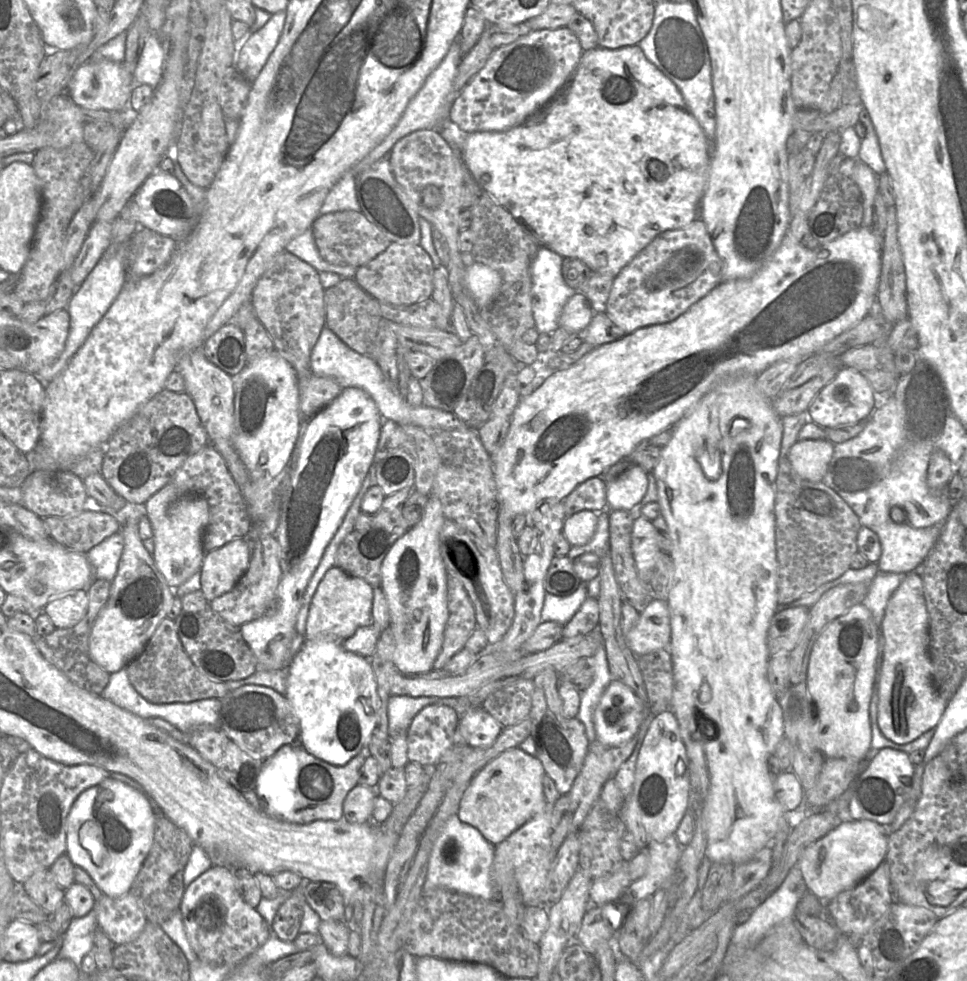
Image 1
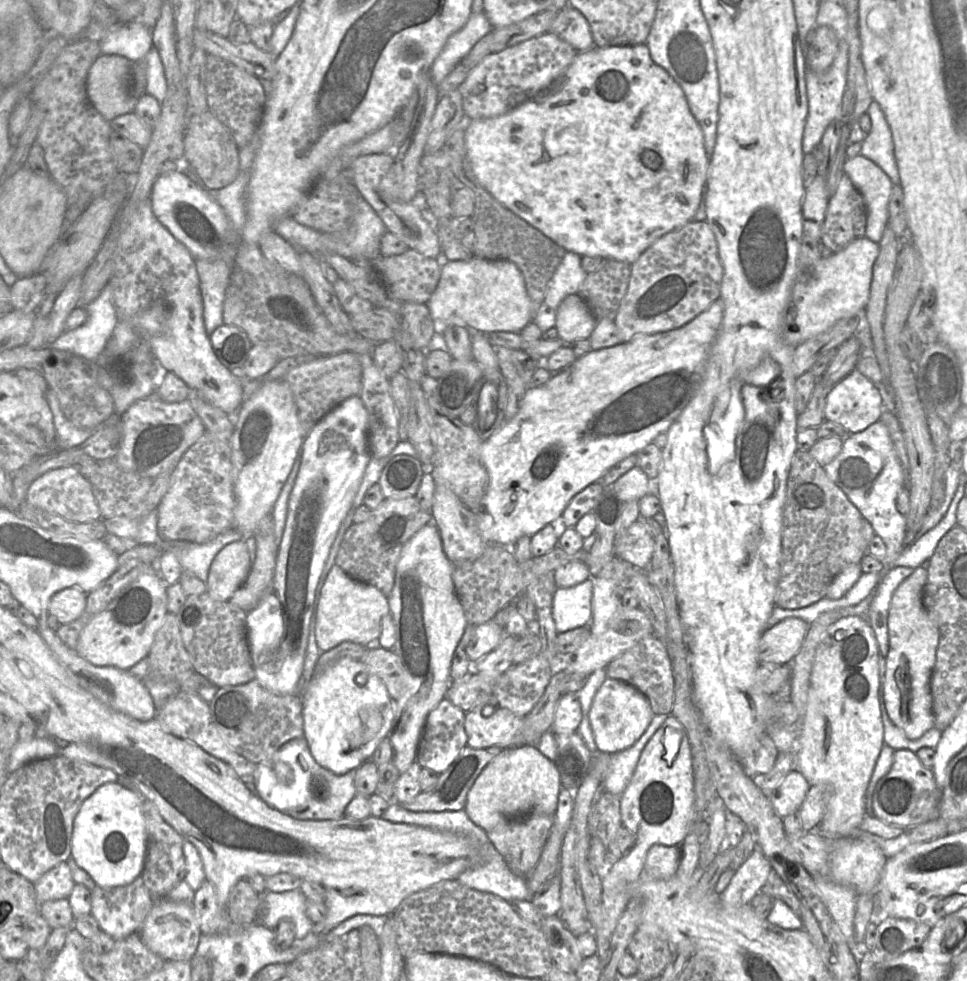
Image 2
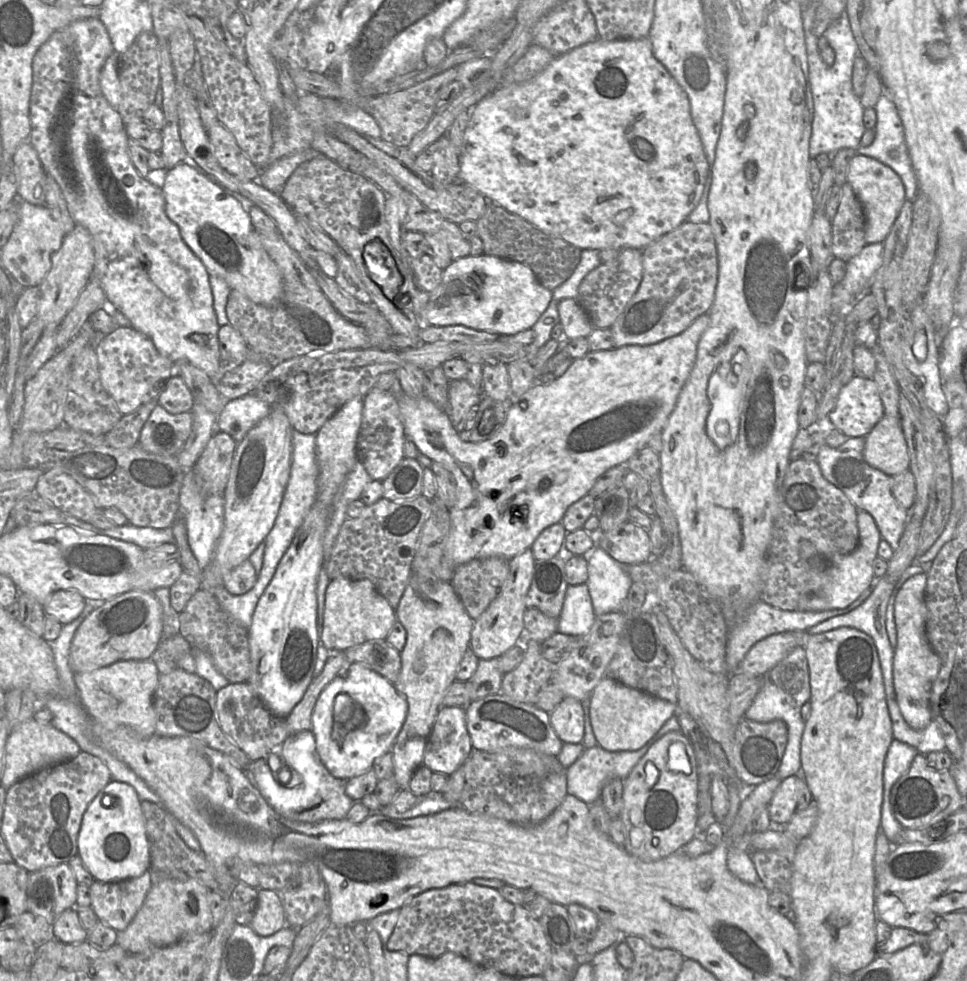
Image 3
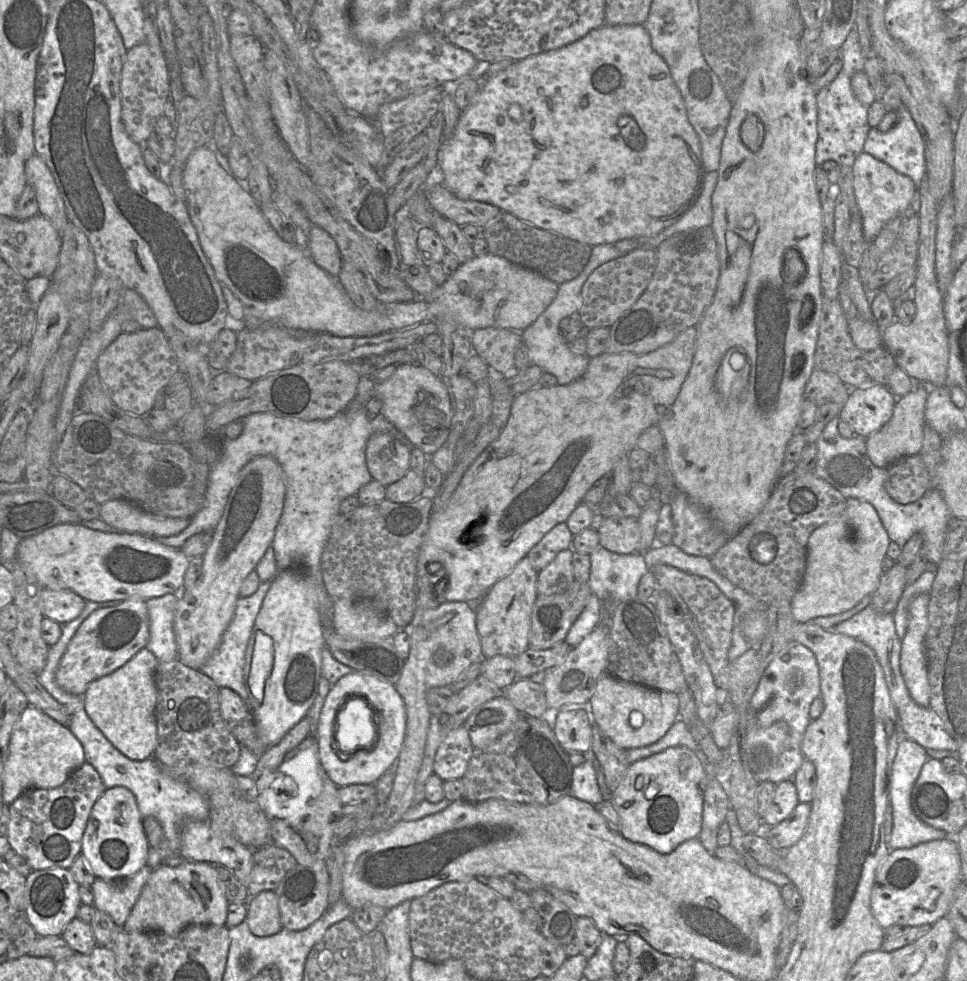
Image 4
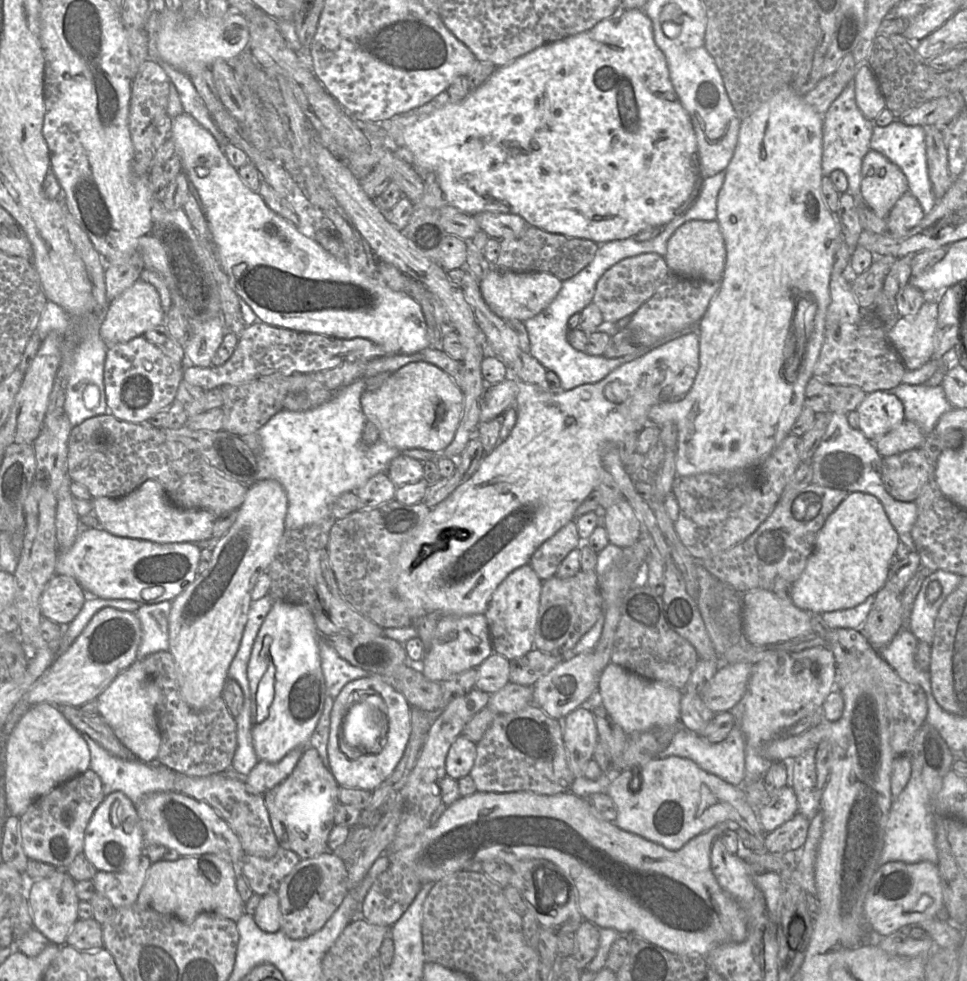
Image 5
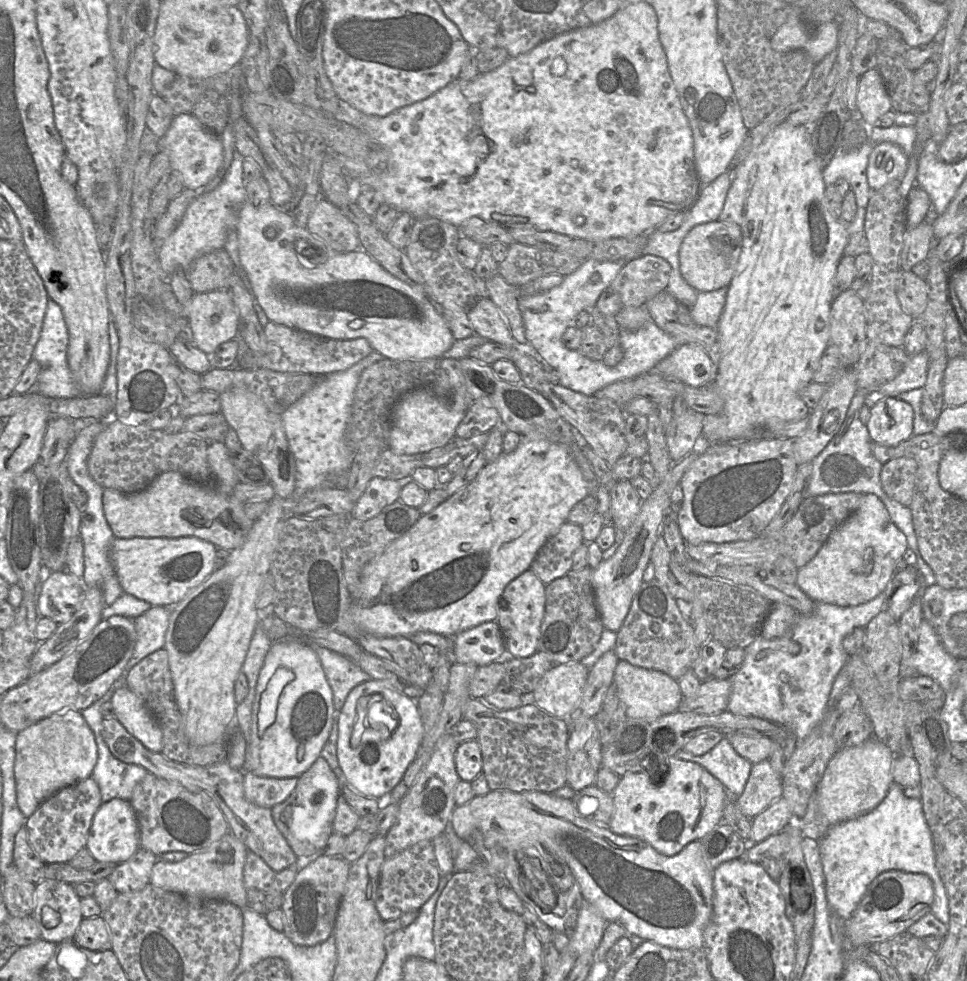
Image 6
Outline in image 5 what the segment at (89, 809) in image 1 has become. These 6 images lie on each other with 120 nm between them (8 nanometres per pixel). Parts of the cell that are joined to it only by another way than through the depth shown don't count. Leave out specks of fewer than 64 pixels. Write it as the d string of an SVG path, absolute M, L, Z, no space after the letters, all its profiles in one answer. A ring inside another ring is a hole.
M121 791L105 796L85 831L83 853L98 871L121 872L144 853L140 818L133 802Z

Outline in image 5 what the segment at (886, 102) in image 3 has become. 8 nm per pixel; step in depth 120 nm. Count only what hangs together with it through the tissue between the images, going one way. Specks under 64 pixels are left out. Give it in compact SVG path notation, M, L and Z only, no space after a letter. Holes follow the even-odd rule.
M898 119L884 127L874 125L870 149L880 152L902 170L908 181L909 192L918 199L925 215L929 214L937 199L928 175L925 127L906 125Z

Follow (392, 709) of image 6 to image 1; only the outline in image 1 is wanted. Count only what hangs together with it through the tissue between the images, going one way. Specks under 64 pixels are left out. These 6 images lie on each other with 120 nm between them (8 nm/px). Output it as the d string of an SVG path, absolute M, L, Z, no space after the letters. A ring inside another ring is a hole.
M305 640L286 669L284 696L297 718L301 746L329 764L345 765L367 747L379 721L381 700L369 658L347 651L341 641Z

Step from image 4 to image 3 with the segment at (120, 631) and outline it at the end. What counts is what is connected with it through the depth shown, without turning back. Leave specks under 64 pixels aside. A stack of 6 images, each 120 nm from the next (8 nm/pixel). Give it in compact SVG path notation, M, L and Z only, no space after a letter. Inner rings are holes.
M131 590L105 600L102 606L95 608L83 620L71 642L69 665L73 673L78 673L92 671L117 661L150 659L162 638L163 613L153 592Z

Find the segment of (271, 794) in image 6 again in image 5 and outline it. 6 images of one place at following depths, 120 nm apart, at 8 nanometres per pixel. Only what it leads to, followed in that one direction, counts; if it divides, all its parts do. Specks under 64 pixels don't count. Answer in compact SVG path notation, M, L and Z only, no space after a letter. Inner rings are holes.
M297 747L278 762L259 761L245 777L247 789L263 796L291 774L304 750Z

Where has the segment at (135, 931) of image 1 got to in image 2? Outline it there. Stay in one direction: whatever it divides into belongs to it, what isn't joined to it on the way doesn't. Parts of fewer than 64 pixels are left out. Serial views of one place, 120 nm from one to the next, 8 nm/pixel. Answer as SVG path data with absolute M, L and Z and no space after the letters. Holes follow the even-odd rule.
M140 875L127 885L115 887L96 885L90 891L91 914L98 922L100 930L111 936L115 941L137 932L155 902Z

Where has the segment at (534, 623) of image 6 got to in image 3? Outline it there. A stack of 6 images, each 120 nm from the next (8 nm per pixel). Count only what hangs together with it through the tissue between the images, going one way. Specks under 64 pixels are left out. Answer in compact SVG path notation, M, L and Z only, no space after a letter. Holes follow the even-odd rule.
M531 548L510 559L509 574L500 592L486 610L474 620L470 648L479 659L499 658L505 651L522 642L525 635L526 596L535 571L536 559Z

